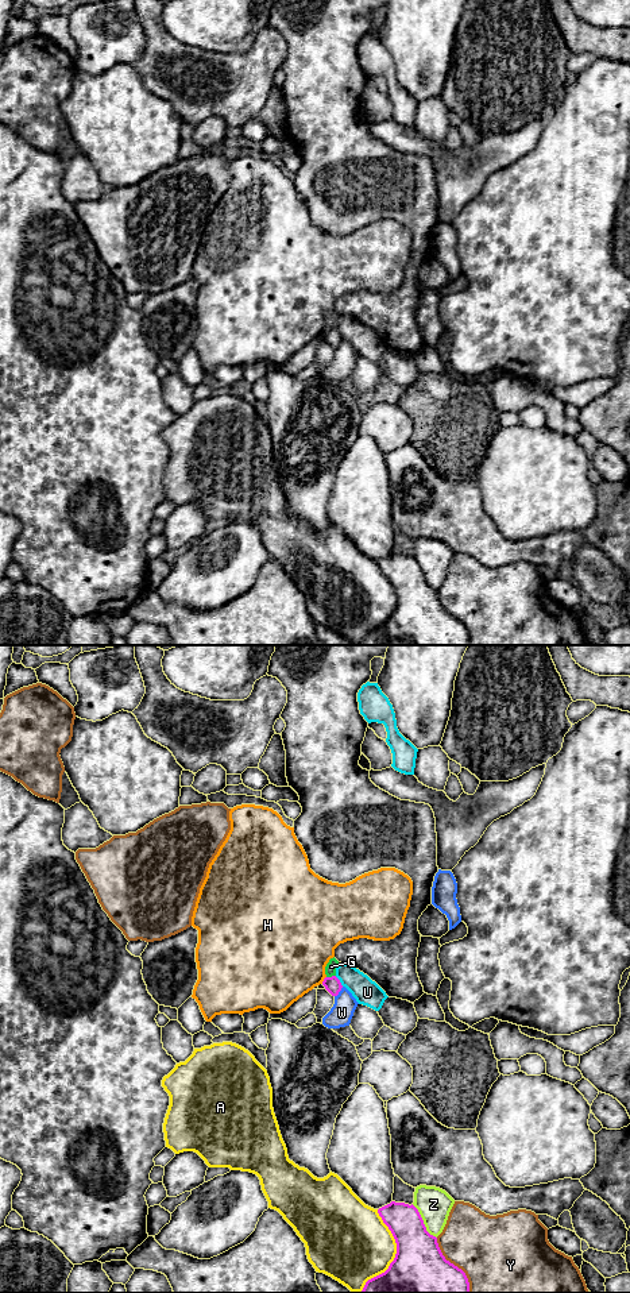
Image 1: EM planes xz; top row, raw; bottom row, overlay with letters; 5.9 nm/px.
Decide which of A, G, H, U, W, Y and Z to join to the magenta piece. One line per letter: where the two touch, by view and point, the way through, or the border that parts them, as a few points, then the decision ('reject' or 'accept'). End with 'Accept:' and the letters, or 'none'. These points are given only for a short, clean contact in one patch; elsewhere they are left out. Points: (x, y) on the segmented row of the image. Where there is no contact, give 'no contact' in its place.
A: meets magenta in xz at (395, 1254); reject
G: meets magenta in xz at (332, 976); runs through xz (332, 984), (332, 976), (331, 967); accept
H: meets magenta in xz at (324, 980); reject
U: meets magenta in xz at (339, 981); reject
W: meets magenta in xz at (339, 991); reject
Y: meets magenta in xz at (453, 1265); reject
Z: meets magenta in xz at (422, 1222); reject
Accept: G

